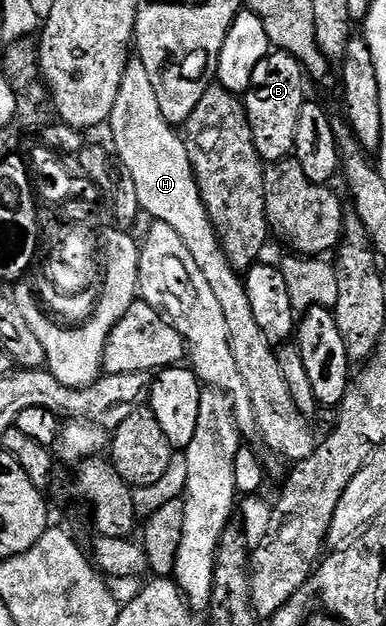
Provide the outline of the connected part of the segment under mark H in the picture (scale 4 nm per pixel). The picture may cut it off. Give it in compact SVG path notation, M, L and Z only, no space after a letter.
M139 58L129 59L122 74L122 84L110 119L111 126L112 140L116 143L115 155L131 171L141 213L178 230L206 282L210 282L214 298L218 298L218 303L222 305L226 330L230 334L230 350L234 350L234 362L238 362L238 371L242 373L242 382L246 382L246 390L254 406L258 436L264 439L270 451L285 456L291 462L305 460L316 449L317 433L310 427L309 417L304 416L290 398L290 386L286 386L286 378L282 378L276 348L268 341L266 334L262 334L254 313L250 311L250 298L246 298L241 273L229 263L220 239L216 237L216 227L210 222L200 197L200 187L196 181L196 171L192 169L185 137L168 124L166 118L162 118L154 86L150 86L150 74L146 74L146 66L142 66Z

